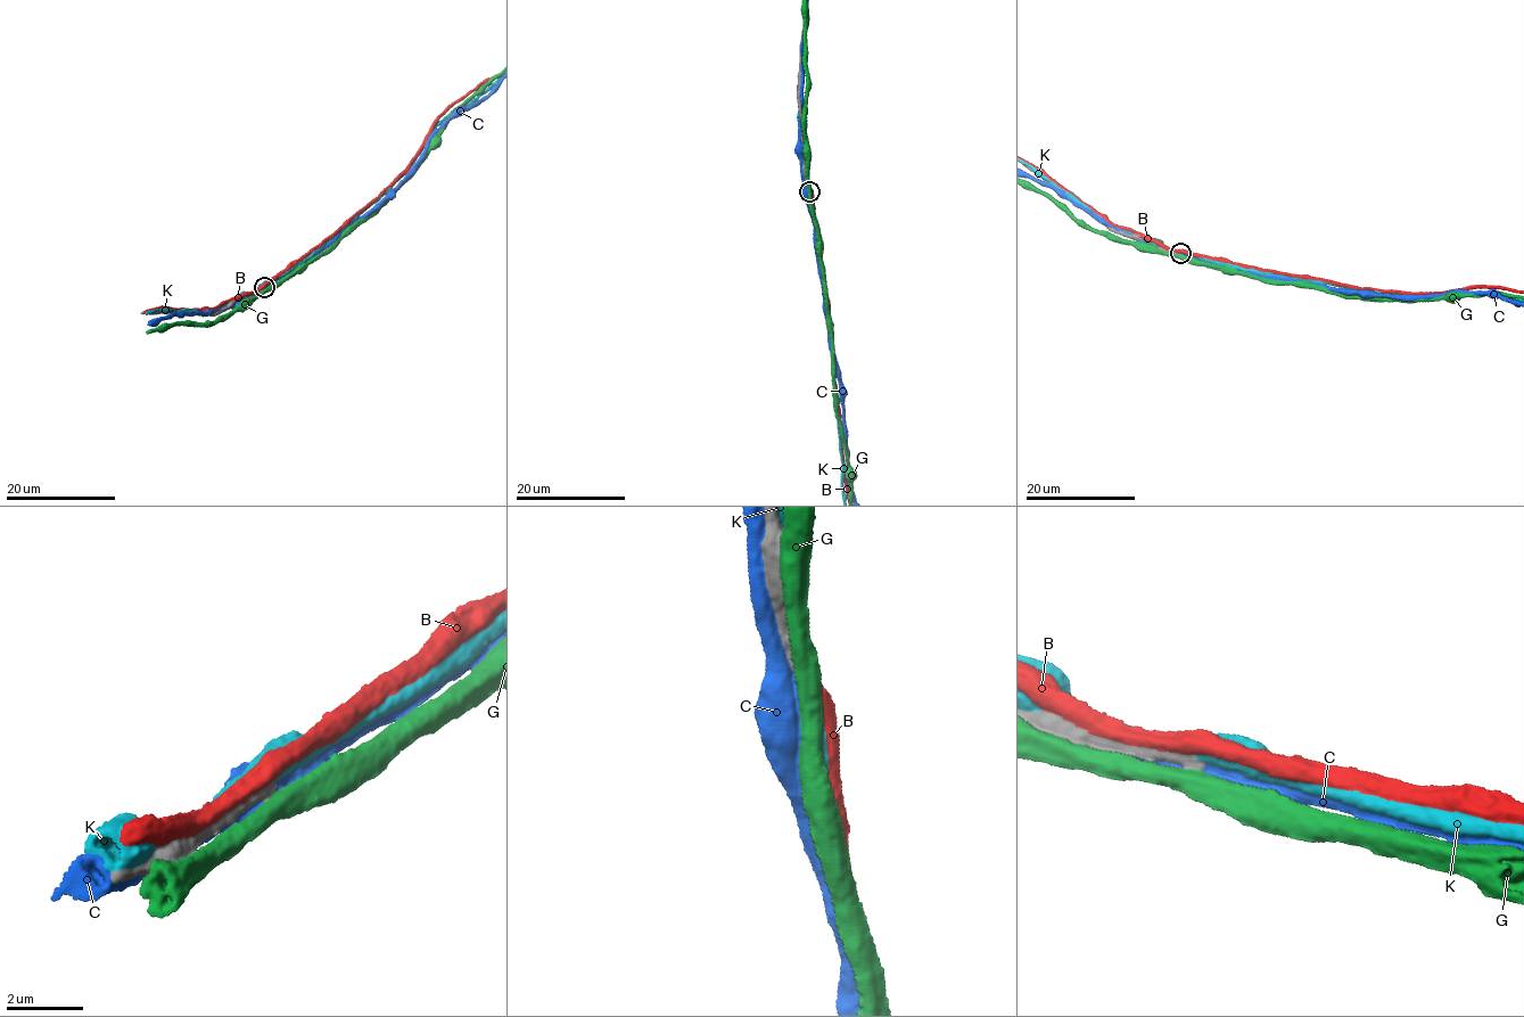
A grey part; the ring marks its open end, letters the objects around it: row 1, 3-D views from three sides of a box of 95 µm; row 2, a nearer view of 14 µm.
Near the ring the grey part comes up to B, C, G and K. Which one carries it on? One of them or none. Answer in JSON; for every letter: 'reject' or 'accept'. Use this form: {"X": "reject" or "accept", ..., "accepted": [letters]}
{"B": "reject", "C": "reject", "G": "reject", "K": "reject", "accepted": []}

